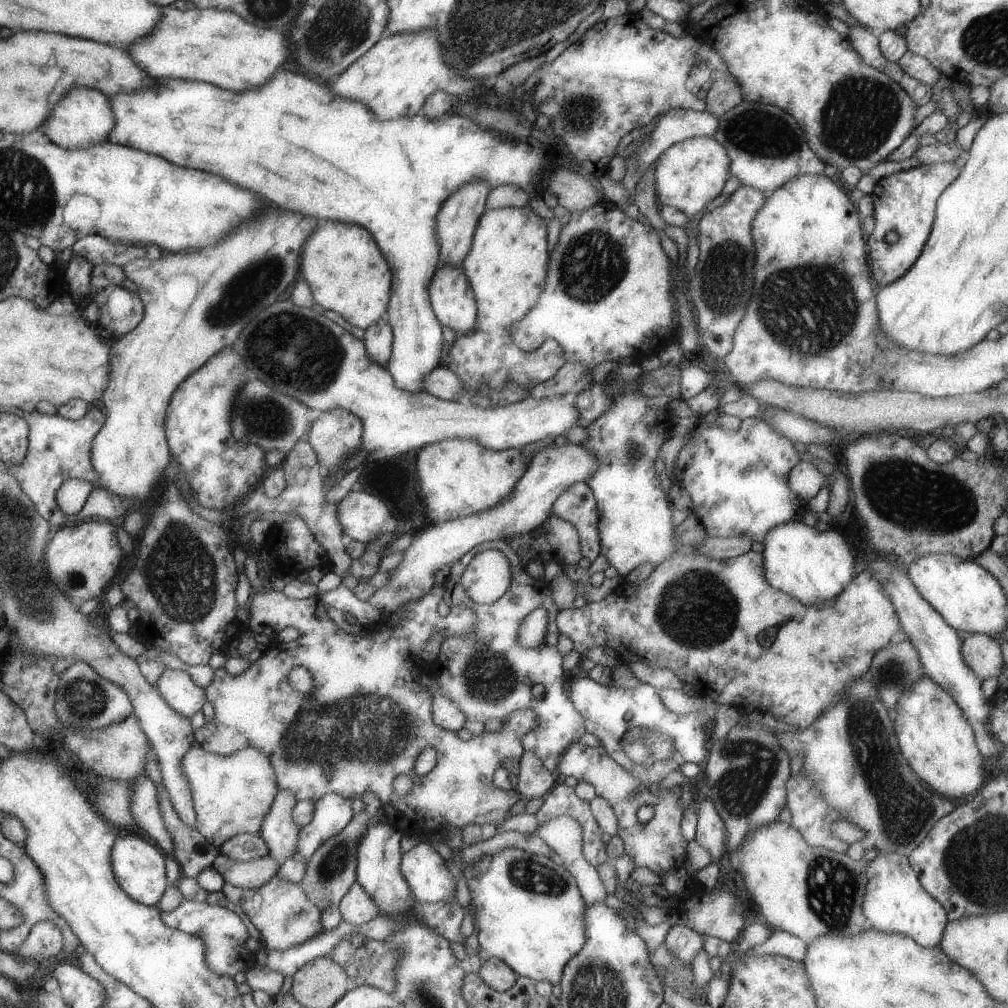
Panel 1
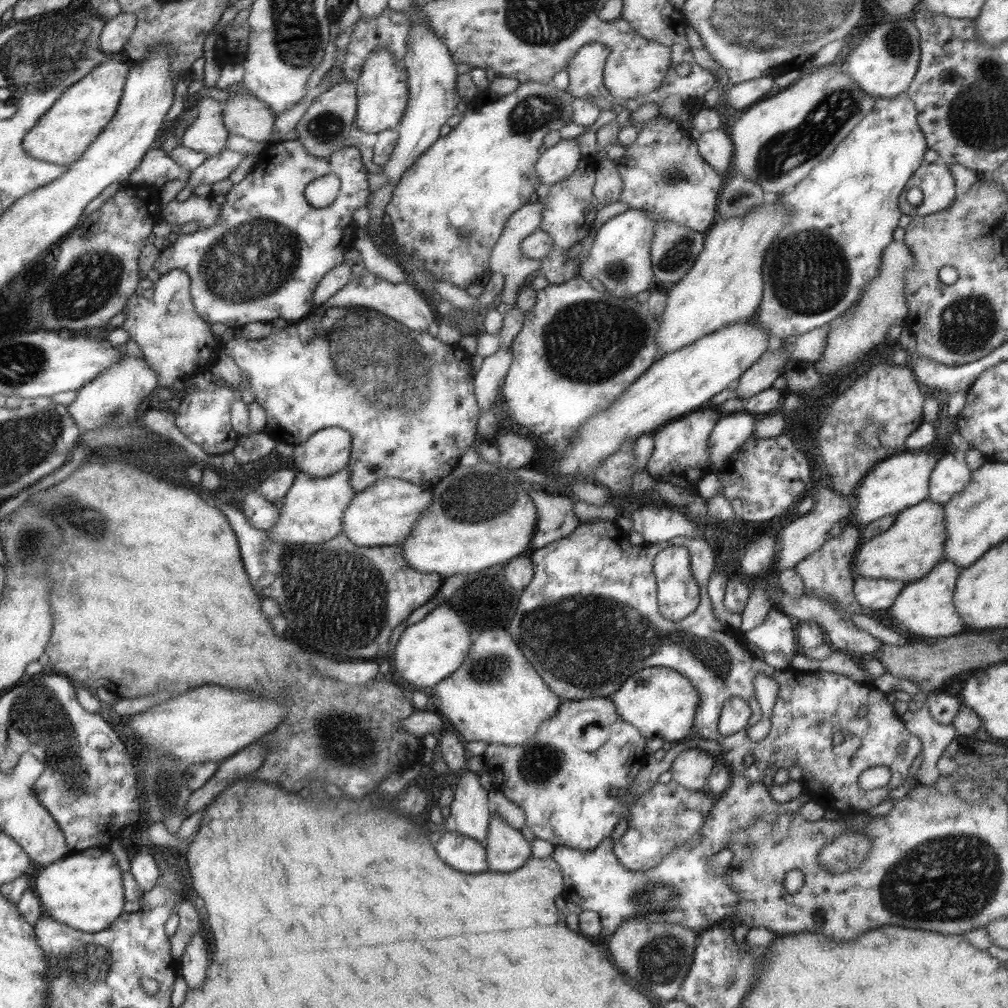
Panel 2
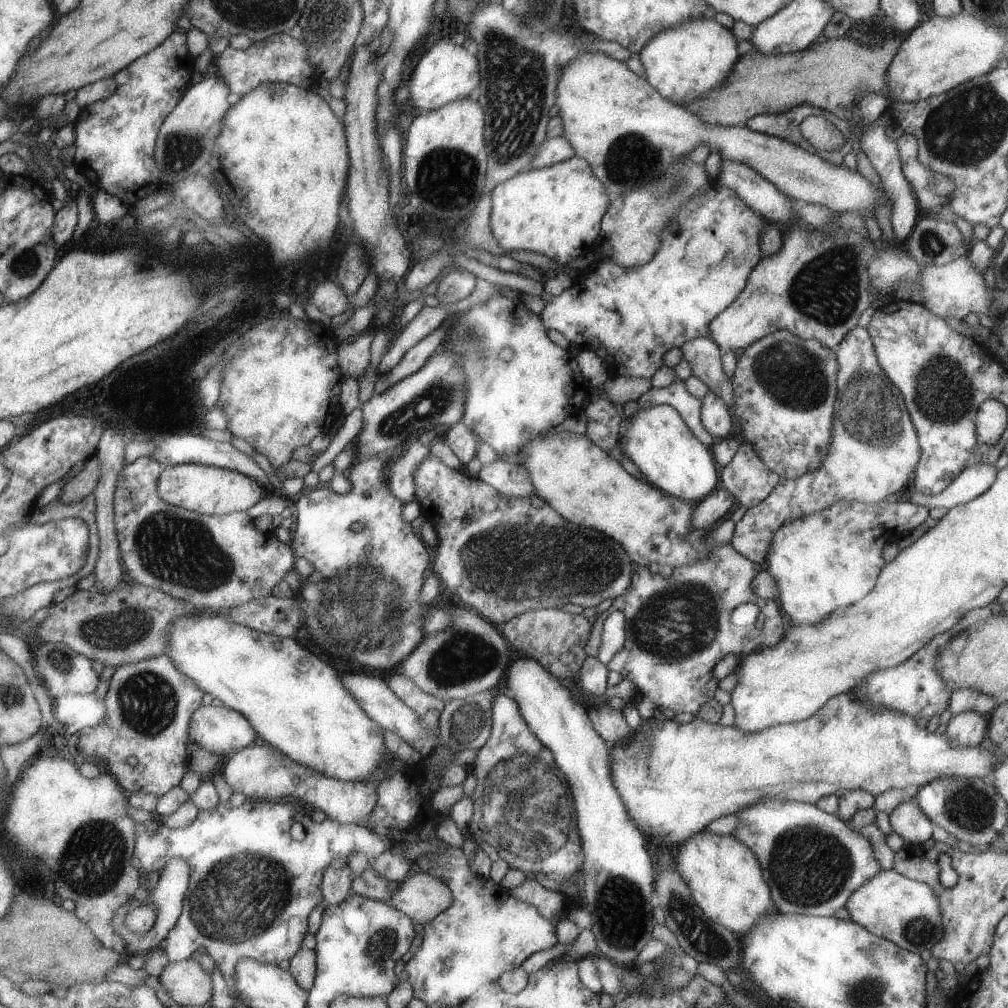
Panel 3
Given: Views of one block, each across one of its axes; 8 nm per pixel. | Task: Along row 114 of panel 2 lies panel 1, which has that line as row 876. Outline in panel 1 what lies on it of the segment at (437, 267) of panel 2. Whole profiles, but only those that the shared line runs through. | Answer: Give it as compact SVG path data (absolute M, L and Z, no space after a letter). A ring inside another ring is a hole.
M506 846L496 854L485 854L477 862L463 865L462 872L471 897L469 905L463 910L467 910L473 919L480 961L498 958L518 977L526 977L534 982L545 980L551 985L559 984L567 960L571 960L571 956L577 954L585 944L585 904L573 876L562 865L557 866L545 856L527 854L516 847Z

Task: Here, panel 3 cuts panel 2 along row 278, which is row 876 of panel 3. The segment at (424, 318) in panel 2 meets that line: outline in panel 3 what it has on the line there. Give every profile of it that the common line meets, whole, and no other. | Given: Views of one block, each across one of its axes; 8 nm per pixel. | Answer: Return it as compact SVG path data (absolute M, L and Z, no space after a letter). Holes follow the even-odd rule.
M366 867L358 875L352 873L351 892L378 901L387 901L399 886L399 881L388 882L377 871Z

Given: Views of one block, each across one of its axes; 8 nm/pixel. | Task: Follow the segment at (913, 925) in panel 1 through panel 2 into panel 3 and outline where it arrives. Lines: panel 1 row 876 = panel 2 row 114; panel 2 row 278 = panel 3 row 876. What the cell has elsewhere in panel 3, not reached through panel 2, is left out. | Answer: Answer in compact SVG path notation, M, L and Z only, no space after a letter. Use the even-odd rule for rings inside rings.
M761 801L735 814L737 830L733 836L757 857L771 900L779 913L830 917L841 908L857 887L879 872L879 863L869 842L837 815L823 812L814 804L801 801Z

